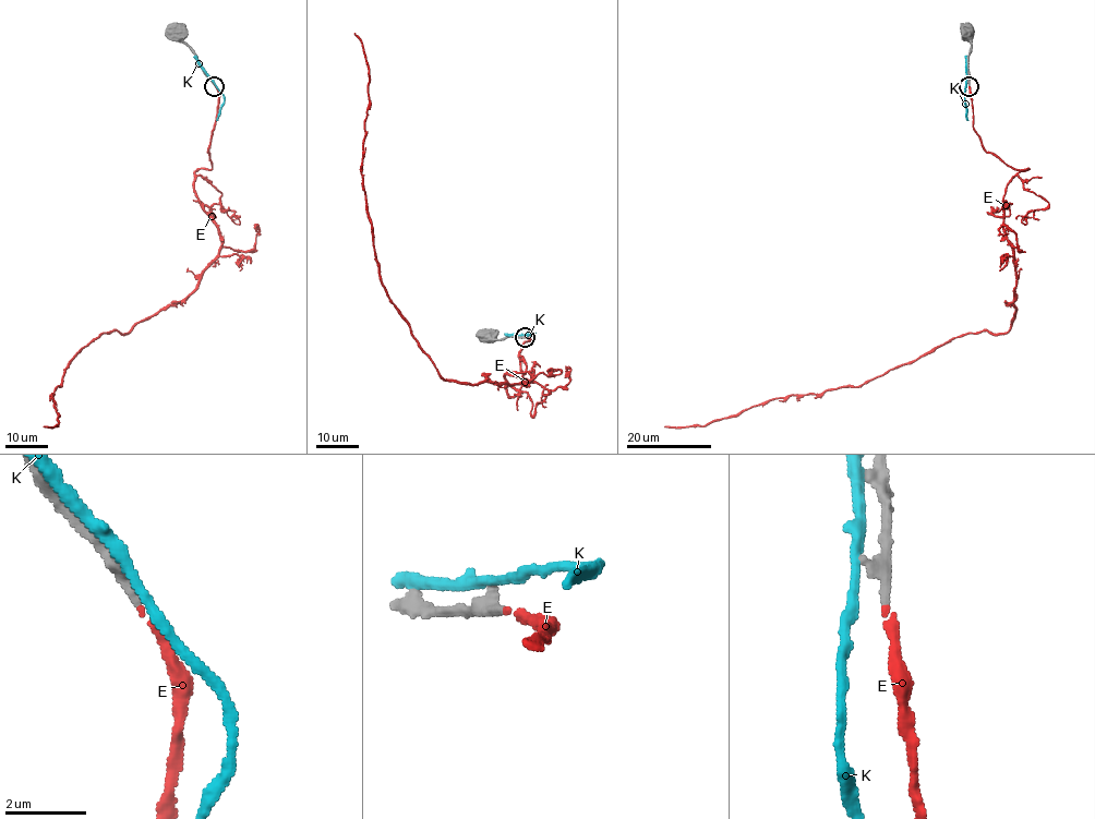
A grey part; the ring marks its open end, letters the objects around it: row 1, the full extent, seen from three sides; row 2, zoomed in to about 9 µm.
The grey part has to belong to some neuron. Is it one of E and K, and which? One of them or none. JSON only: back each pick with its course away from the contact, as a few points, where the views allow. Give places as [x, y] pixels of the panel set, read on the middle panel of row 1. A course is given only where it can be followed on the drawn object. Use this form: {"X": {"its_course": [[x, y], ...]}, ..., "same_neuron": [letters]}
{"E": {"its_course": [[526, 337], [515, 395], [505, 375], [528, 372], [449, 382], [393, 303], [355, 33]]}, "same_neuron": ["E"]}

